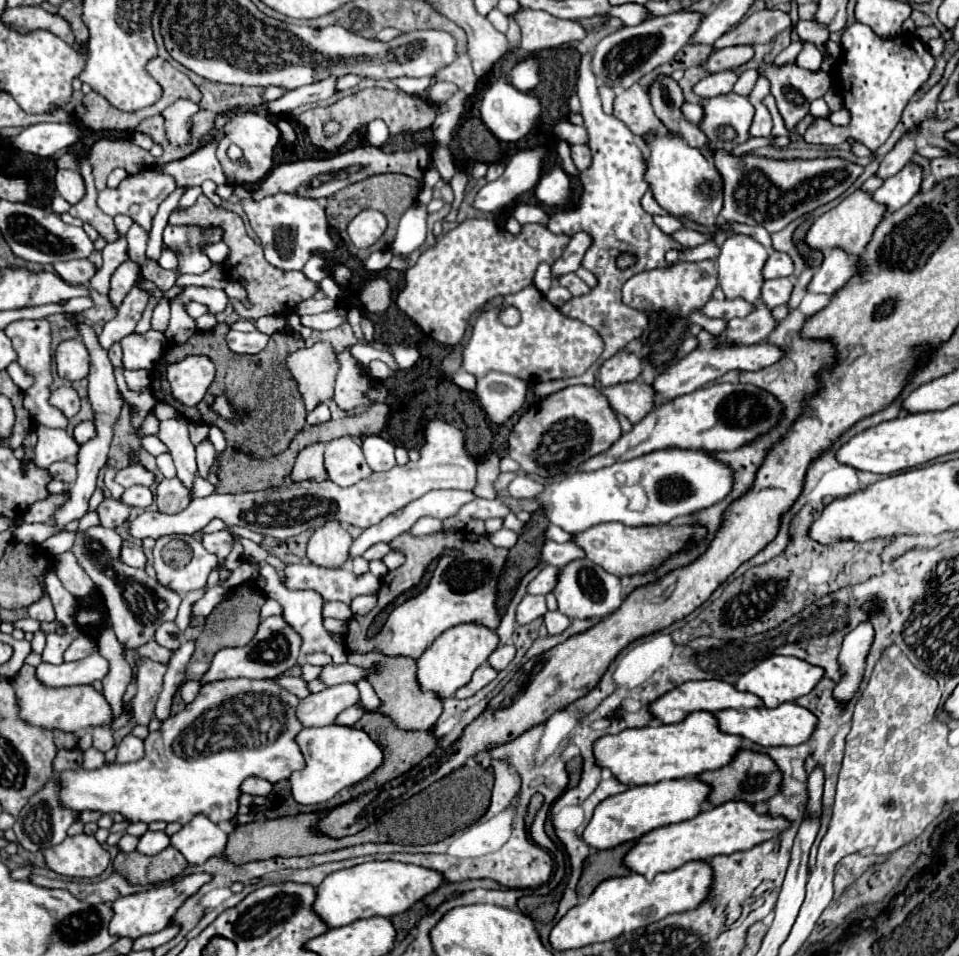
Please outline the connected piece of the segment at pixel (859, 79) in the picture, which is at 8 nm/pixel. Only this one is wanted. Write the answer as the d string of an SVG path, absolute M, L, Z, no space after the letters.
M853 23L843 31L841 47L843 53L833 67L837 75L835 87L845 109L851 113L851 121L843 129L833 129L831 121L821 121L821 117L815 117L813 125L805 131L805 143L839 145L847 137L853 137L871 151L877 151L899 123L901 113L911 101L913 93L929 79L935 59L915 35L881 39L861 23Z

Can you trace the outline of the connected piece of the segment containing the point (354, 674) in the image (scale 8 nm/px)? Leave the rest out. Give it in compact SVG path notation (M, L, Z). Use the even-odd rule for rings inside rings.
M323 665L321 667L321 673L319 673L319 679L327 685L327 687L333 687L333 685L339 685L339 683L347 683L347 681L359 681L363 679L365 671L363 669L357 669L355 665Z

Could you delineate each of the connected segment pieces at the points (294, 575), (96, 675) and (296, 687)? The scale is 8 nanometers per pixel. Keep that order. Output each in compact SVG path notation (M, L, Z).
M285 565L287 589L315 589L325 601L351 603L359 595L375 595L381 581L373 573L355 575L349 567L327 569L317 565Z
M93 653L81 661L49 665L41 663L35 669L37 679L51 687L69 687L69 685L91 685L93 681L101 681L109 673L109 661L99 653Z
M277 675L277 677L273 677L273 681L275 681L277 685L281 685L283 689L287 689L287 691L295 693L297 697L305 697L305 695L309 695L307 683L305 683L301 677L291 677L291 675Z

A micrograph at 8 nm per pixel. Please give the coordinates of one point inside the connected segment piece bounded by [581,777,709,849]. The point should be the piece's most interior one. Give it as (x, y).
(624, 817)

